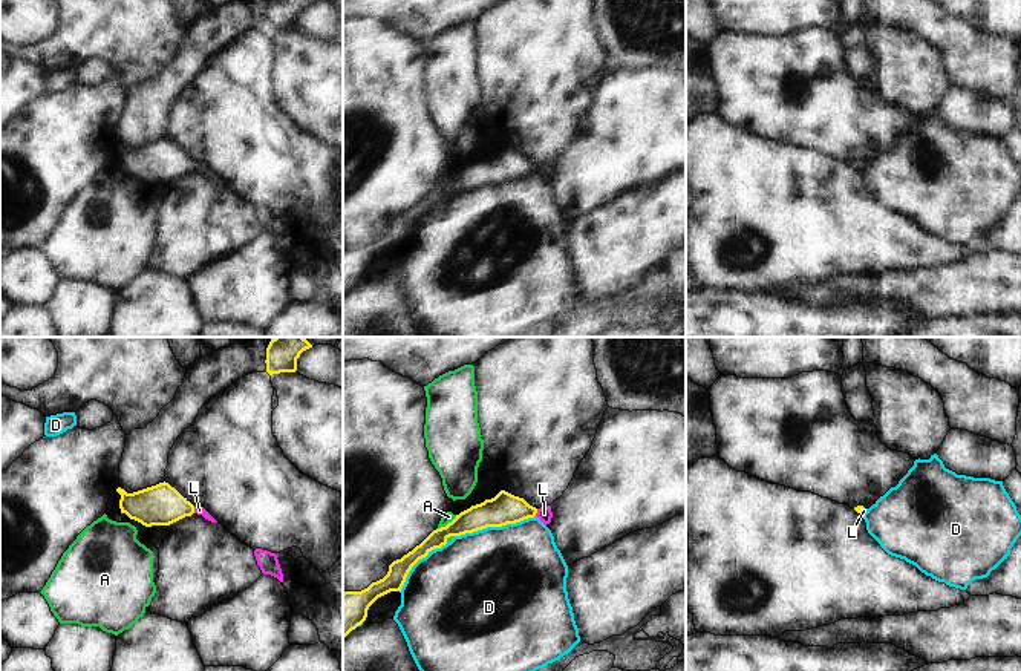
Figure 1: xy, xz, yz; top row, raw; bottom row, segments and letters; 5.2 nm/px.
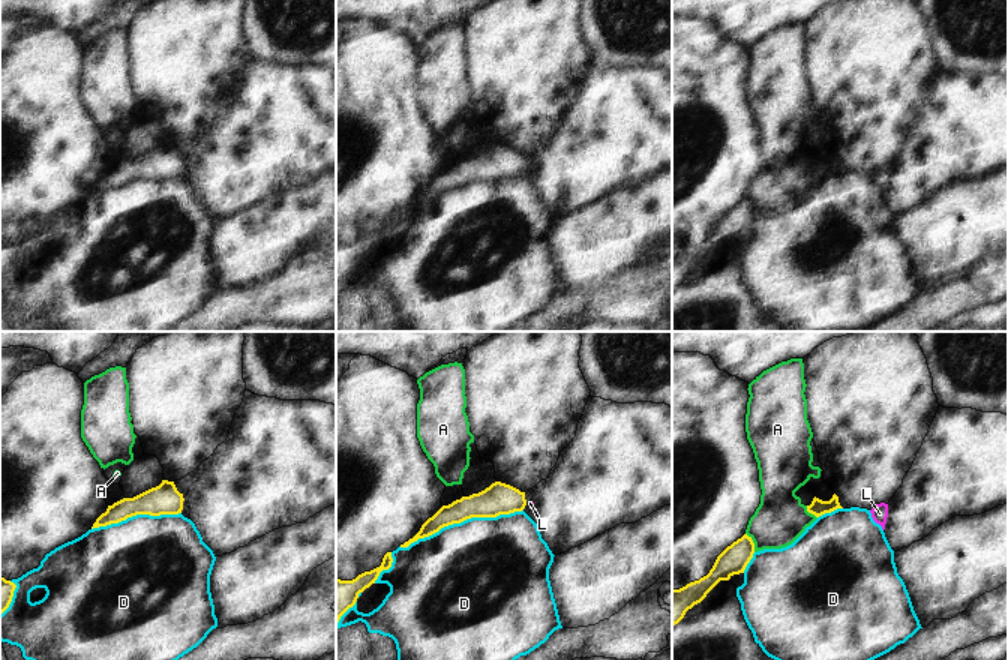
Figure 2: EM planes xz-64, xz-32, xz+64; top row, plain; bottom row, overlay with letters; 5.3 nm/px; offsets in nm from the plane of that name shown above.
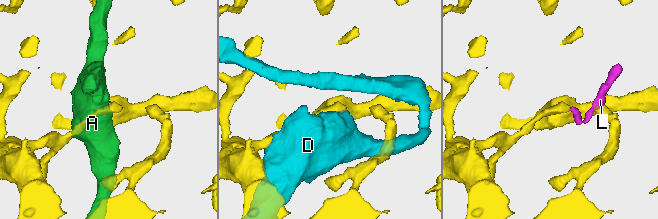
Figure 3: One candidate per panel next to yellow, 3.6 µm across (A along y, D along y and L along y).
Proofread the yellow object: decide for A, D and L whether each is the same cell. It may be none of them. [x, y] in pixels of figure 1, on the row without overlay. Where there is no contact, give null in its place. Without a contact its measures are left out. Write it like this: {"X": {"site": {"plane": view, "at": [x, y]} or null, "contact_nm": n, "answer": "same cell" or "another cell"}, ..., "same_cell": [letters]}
{"A": {"site": {"plane": "xz", "at": [449, 180]}, "contact_nm": 130, "answer": "another cell"}, "D": {"site": {"plane": "xz", "at": [495, 183]}, "contact_nm": 440, "answer": "another cell"}, "L": {"site": {"plane": "xz", "at": [536, 169]}, "contact_nm": 40, "answer": "same cell"}, "same_cell": ["L"]}

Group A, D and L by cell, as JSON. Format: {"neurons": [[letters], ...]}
{"neurons": [["A"], ["D"], ["L"]]}

